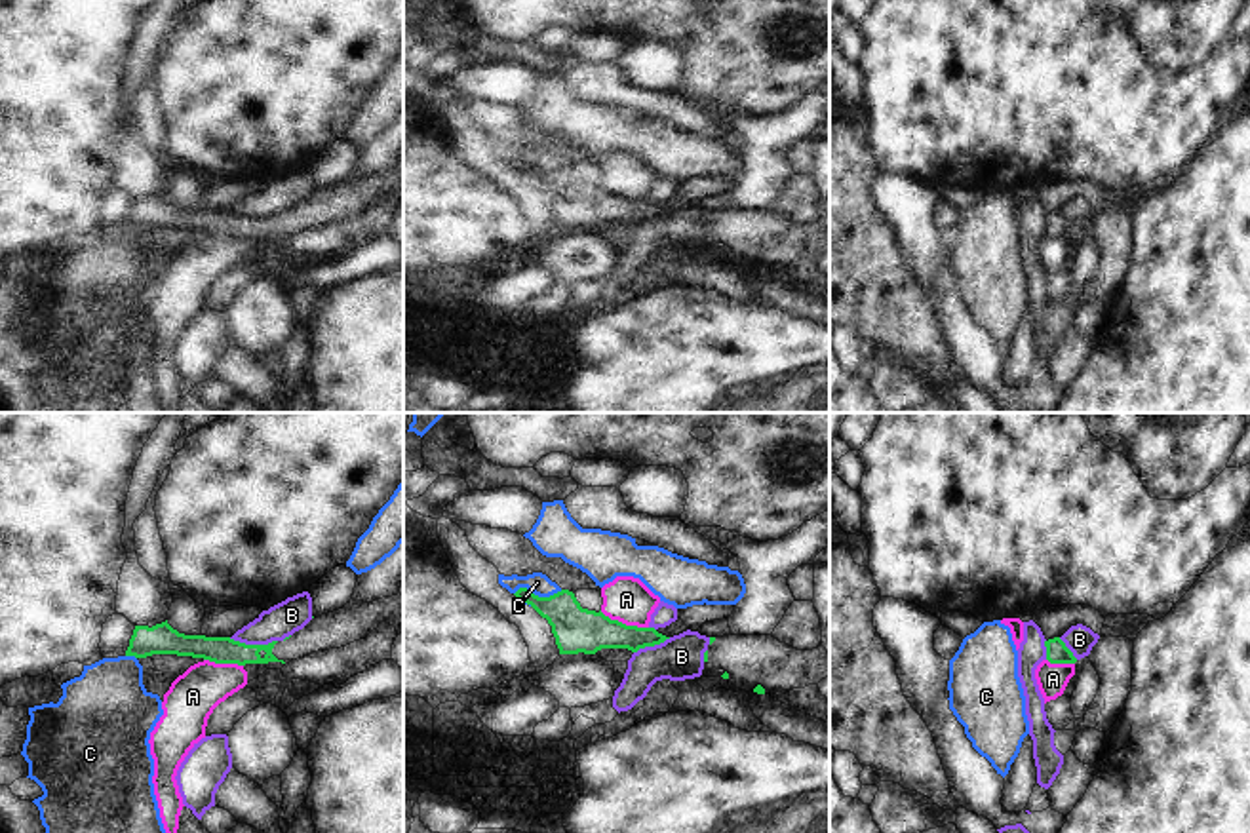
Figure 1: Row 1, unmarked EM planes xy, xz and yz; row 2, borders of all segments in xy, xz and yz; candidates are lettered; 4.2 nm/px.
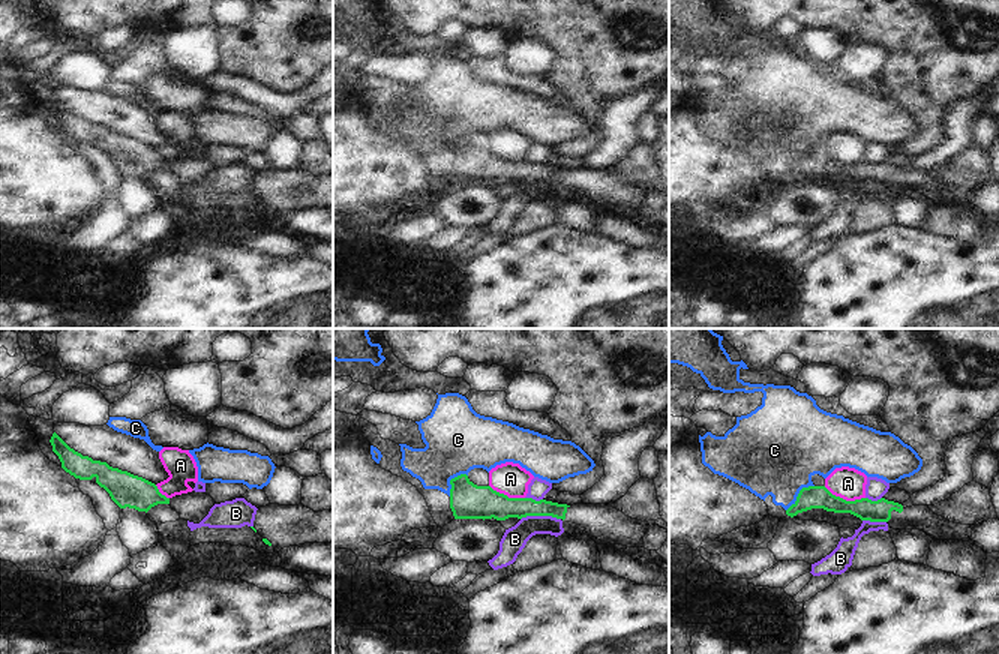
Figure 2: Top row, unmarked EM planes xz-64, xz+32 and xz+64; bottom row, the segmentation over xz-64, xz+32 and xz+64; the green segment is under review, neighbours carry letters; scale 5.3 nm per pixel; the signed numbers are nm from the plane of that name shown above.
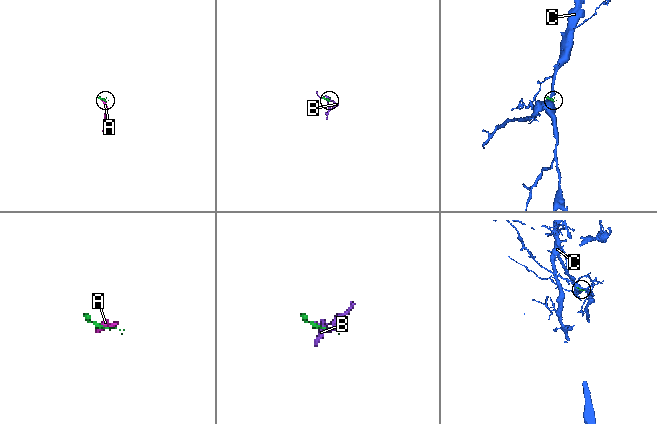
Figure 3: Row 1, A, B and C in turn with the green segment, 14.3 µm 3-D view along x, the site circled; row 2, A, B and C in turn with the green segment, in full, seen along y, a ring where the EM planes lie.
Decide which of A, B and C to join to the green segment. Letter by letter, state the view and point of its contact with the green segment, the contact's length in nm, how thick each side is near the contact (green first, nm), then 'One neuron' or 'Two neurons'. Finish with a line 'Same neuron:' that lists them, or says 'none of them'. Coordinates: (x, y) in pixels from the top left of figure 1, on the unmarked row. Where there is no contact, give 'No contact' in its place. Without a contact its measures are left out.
A: Touches green at xz (624, 198). Shared border 220 nm. Thickness 190 nm (green) against 190 nm. Two neurons
B: Touches green at xy (253, 219). Shared border 200 nm. Thickness 110 nm (green) against 140 nm. Two neurons
C: Touches green at xz (537, 170). Shared border 200 nm. Thickness 190 nm (green) against 90 nm. Two neurons
Same neuron: none of them

